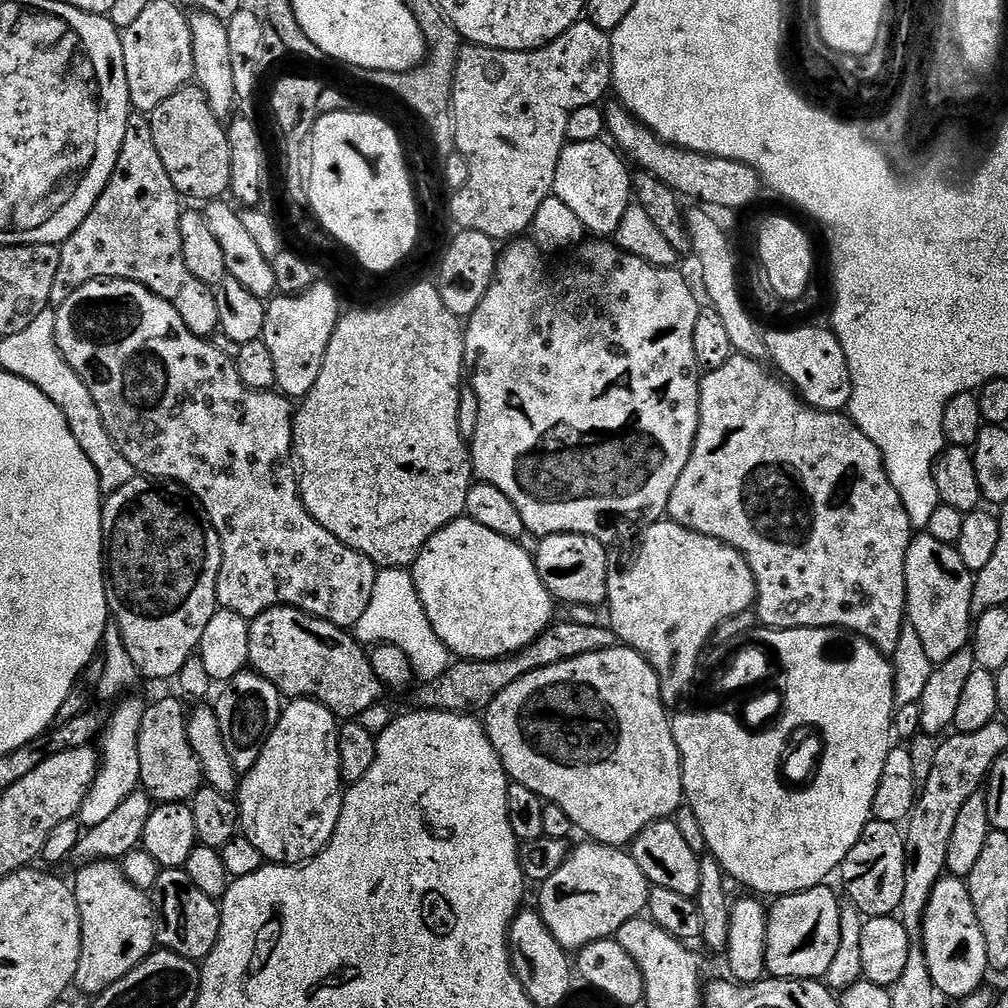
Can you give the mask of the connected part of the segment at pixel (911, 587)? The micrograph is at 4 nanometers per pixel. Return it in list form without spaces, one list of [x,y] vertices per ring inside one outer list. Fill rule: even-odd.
[[[927,534],[913,535],[910,550],[906,550],[906,620],[918,638],[922,638],[926,658],[930,658],[933,666],[954,659],[963,648],[965,651],[969,647],[974,627],[971,612],[973,577],[955,546],[938,542],[938,538]]]

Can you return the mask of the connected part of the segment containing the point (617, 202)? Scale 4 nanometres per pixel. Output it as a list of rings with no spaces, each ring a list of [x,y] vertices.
[[[603,139],[568,142],[558,158],[552,191],[561,202],[570,206],[574,218],[582,222],[585,233],[596,238],[612,238],[634,200],[634,176],[631,171],[628,173],[627,167],[623,155]]]

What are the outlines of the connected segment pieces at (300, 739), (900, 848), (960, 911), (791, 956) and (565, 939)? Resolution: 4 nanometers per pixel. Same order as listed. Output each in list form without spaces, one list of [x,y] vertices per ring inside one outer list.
[[[293,699],[283,705],[280,721],[274,726],[258,762],[243,773],[238,784],[242,834],[264,855],[265,861],[281,866],[300,866],[332,841],[344,805],[346,785],[340,779],[340,724],[338,717],[316,700]]]
[[[871,819],[862,830],[858,842],[854,842],[850,854],[846,854],[840,863],[838,876],[844,879],[843,895],[865,917],[899,913],[904,889],[904,850],[905,833],[897,825]]]
[[[945,875],[944,879],[934,886],[930,902],[924,911],[923,941],[926,966],[930,966],[930,978],[934,978],[934,986],[941,997],[949,996],[953,1002],[959,1002],[985,987],[984,975],[989,975],[990,972],[986,958],[986,938],[982,938],[978,918],[974,918],[974,902],[970,902],[968,886],[963,879]]]
[[[821,886],[779,897],[773,903],[776,905],[768,908],[767,975],[803,980],[827,977],[830,962],[834,962],[834,954],[838,954],[842,900],[837,896],[828,886]]]
[[[583,842],[571,849],[568,859],[539,885],[540,905],[538,911],[542,922],[569,953],[575,954],[587,944],[615,937],[616,932],[626,922],[637,919],[648,907],[649,882],[638,870],[638,862],[624,848],[611,848],[608,844]]]

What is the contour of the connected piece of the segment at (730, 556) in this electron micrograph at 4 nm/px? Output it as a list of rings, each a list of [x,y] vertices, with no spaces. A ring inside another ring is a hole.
[[[667,518],[647,525],[643,532],[636,561],[625,572],[612,570],[608,573],[606,609],[612,619],[610,627],[616,633],[617,641],[646,658],[660,683],[661,700],[665,705],[673,706],[691,686],[696,671],[699,668],[701,671],[702,657],[718,626],[755,605],[756,579],[744,555],[721,540],[704,536],[692,528],[684,528]]]

